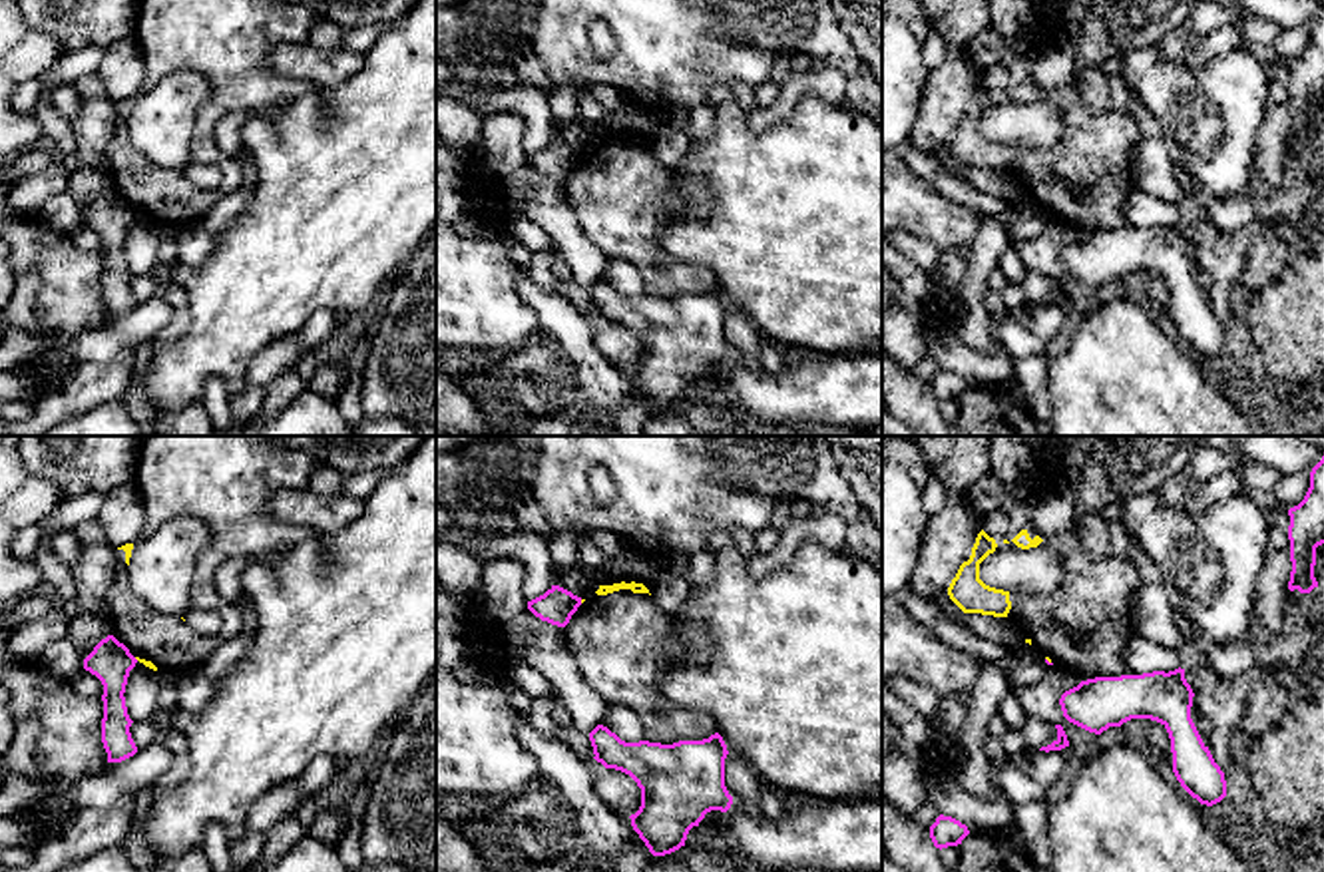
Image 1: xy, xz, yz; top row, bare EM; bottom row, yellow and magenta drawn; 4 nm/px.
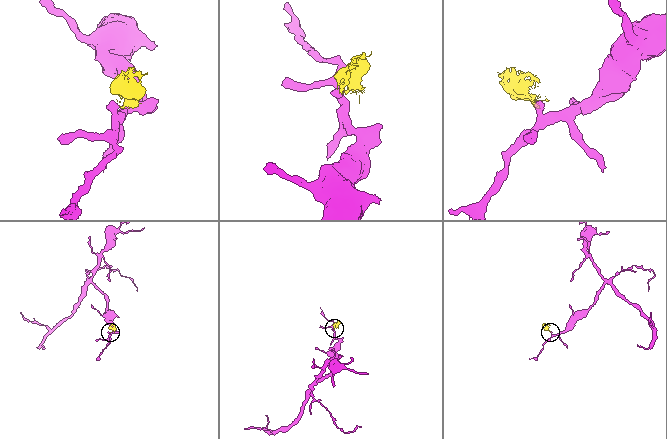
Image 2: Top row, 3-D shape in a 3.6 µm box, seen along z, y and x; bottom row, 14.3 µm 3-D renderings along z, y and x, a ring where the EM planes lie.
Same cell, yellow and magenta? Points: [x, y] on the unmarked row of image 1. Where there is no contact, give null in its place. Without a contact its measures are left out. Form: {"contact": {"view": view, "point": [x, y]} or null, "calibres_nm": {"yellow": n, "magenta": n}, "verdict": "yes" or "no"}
{"contact": {"view": "yz", "point": [1048, 214]}, "calibres_nm": {"yellow": 20, "magenta": 20}, "verdict": "no"}

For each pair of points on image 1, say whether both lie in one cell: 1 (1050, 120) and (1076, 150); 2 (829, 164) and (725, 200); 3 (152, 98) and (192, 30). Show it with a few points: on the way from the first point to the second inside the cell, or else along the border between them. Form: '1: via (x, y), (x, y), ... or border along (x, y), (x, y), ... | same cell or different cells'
1: border along (1048, 96), (1060, 116), (1060, 138), (1052, 146) | different cells
2: via (803, 190), (793, 200), (751, 200) | same cell
3: border along (210, 80), (192, 70), (174, 70), (140, 94) | different cells

